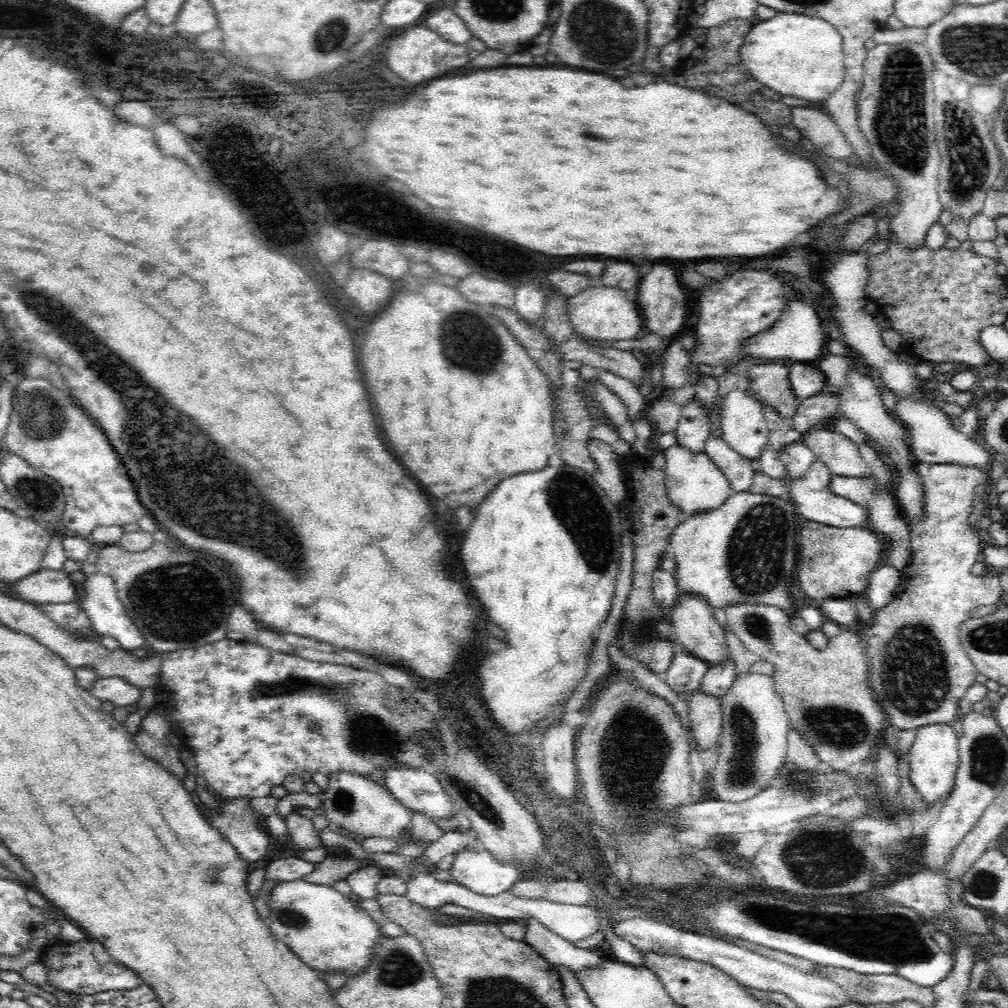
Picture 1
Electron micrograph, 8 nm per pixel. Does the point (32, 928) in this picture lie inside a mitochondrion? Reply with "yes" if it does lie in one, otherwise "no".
no

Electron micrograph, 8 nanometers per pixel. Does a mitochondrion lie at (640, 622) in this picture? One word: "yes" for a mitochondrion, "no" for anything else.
yes

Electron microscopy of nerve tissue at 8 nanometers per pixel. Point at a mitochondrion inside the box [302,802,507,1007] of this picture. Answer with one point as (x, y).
(397, 968)

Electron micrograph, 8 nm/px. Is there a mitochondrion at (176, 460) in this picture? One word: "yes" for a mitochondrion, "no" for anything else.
yes

